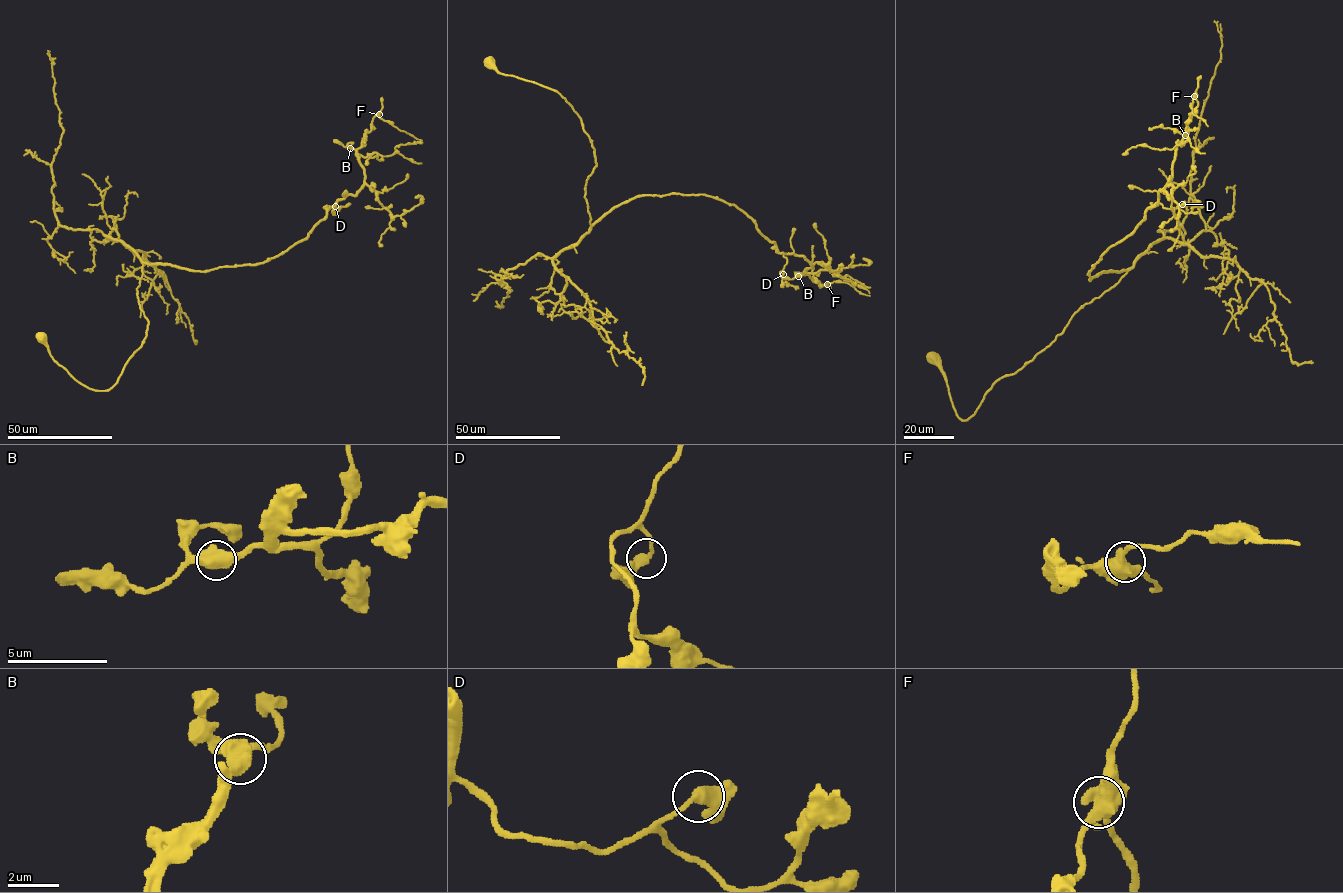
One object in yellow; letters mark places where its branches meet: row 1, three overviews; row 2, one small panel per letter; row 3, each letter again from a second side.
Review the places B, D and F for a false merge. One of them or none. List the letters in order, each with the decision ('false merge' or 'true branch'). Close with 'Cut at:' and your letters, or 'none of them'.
B: true branch
D: true branch
F: true branch
Cut at: none of them

